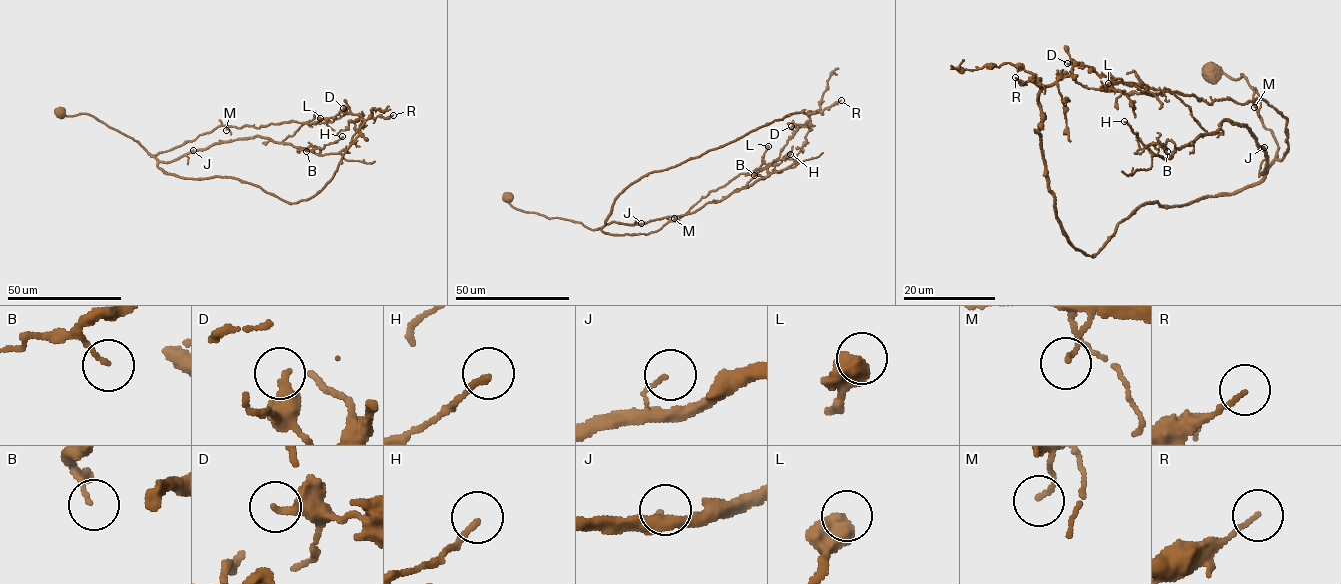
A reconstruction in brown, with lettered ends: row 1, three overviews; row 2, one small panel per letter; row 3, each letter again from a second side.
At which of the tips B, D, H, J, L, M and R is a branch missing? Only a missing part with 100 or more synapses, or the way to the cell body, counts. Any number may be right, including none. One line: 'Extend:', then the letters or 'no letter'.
Extend: no letter

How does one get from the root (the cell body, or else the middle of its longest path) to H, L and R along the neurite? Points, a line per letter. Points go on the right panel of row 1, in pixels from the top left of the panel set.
H: (1215, 71), (1253, 89), (1278, 145), (1262, 173), (1265, 151), (1231, 121), (1171, 156), (1124, 121)
L: (1215, 71), (1246, 78), (1281, 159), (1286, 119), (1262, 99), (1207, 104), (1108, 83)
R: (1215, 71), (1246, 78), (1281, 159), (1286, 119), (1262, 99), (1154, 95), (1078, 63), (1041, 87), (1015, 77)

